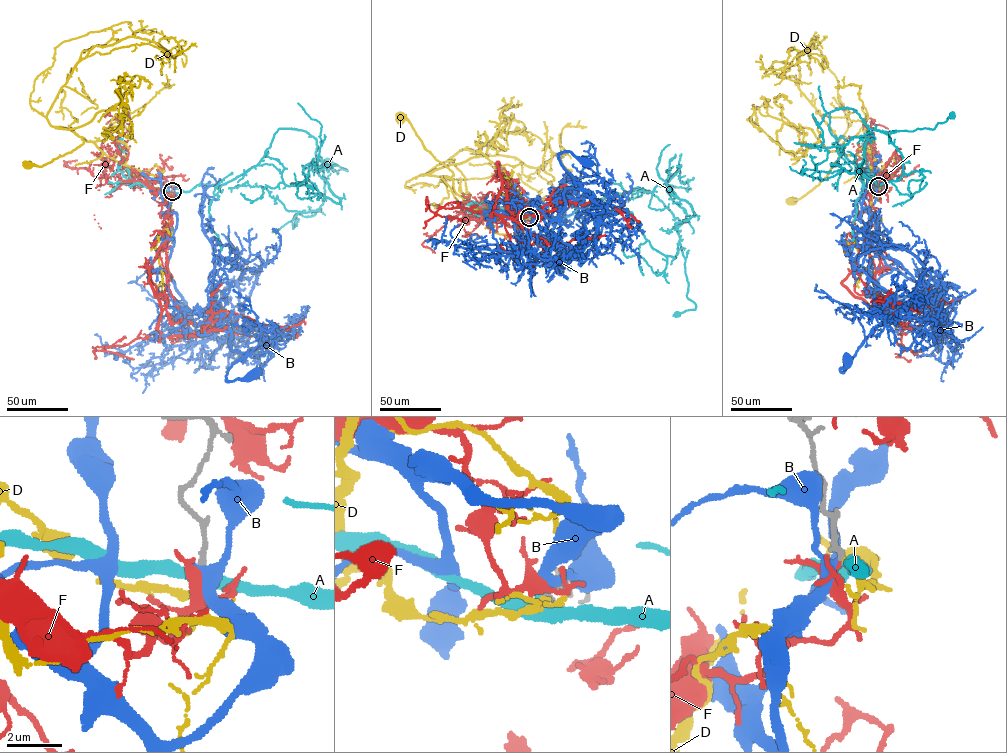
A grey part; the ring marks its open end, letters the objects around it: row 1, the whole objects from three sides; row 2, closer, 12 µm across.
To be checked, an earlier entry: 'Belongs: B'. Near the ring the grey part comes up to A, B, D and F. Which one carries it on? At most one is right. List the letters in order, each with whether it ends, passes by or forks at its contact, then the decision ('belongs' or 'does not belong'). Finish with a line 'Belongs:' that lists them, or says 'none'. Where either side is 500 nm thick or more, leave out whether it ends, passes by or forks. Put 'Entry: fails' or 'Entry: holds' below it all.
A: it passes by; does not belong
B: it passes by; does not belong
D: it ends there; does not belong
F: it passes by; belongs
Belongs: F
Entry: fails

